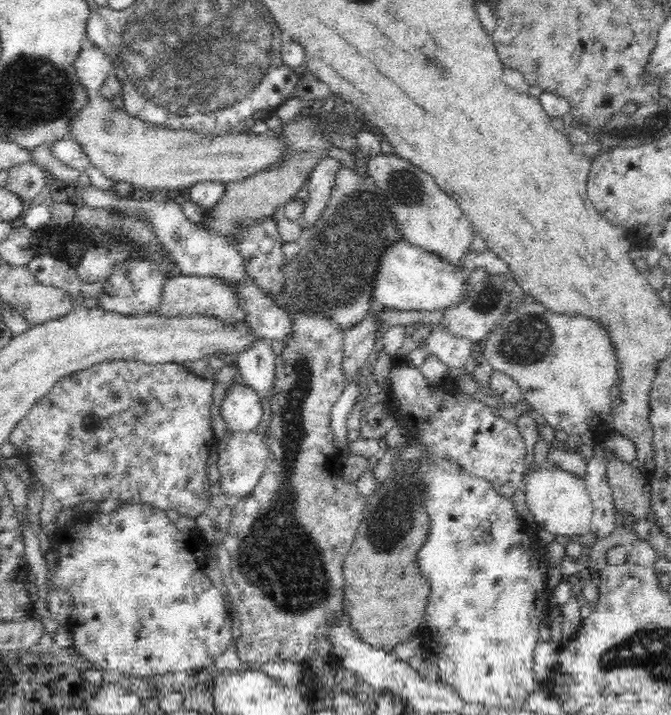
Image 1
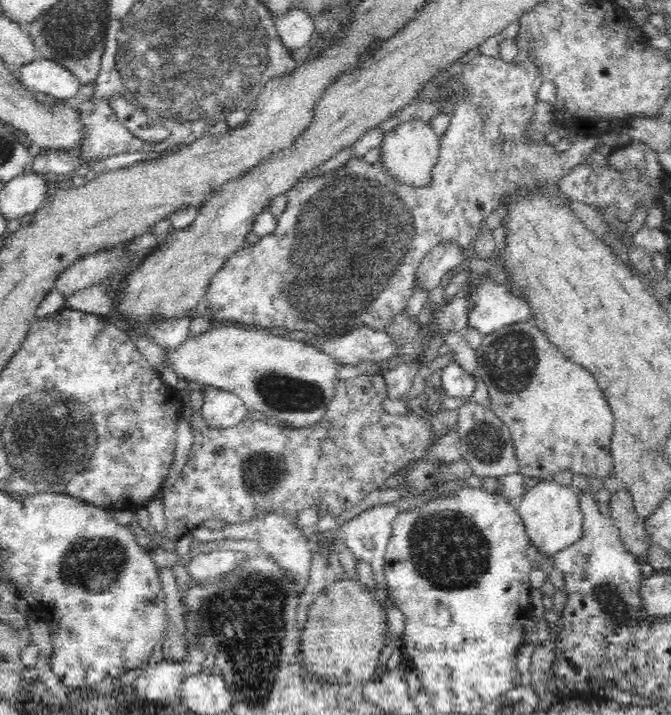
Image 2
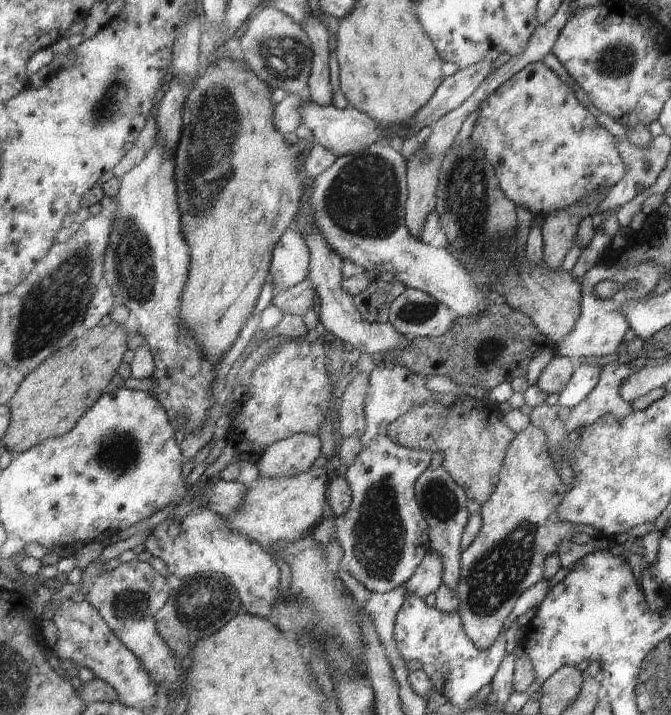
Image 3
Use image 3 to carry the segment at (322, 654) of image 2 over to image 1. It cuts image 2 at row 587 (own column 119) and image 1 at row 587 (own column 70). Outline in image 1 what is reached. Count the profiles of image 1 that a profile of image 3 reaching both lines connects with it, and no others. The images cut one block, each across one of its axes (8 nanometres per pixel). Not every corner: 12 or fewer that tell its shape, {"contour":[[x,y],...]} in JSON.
{"contour":[[412,469],[377,485],[344,562],[356,636],[392,651],[426,623],[430,534]]}

